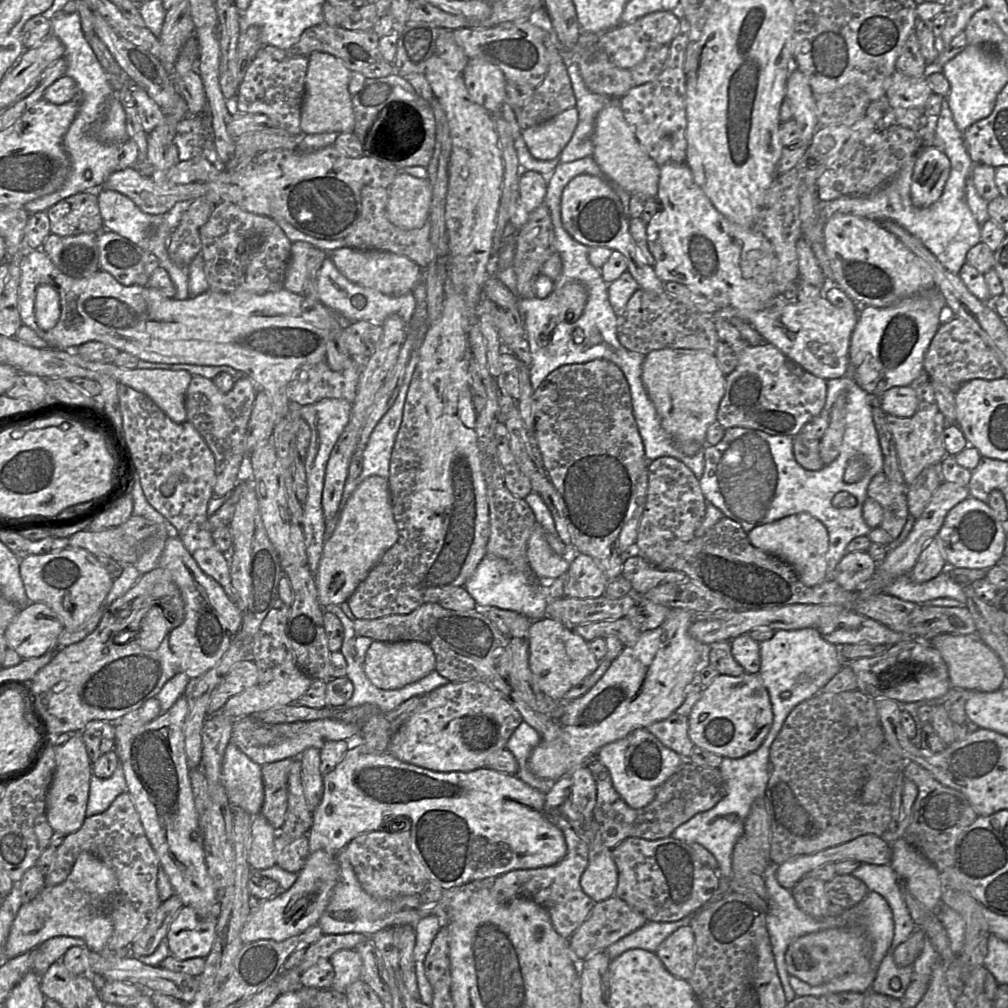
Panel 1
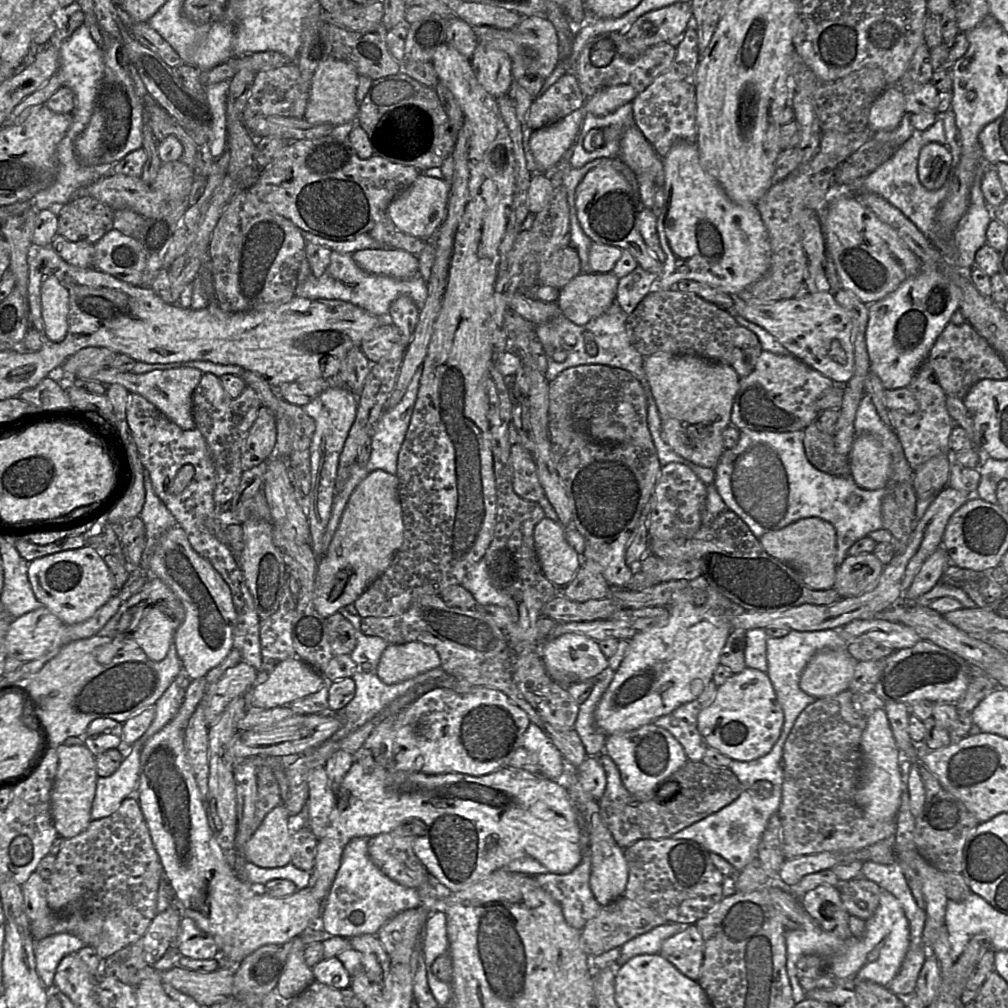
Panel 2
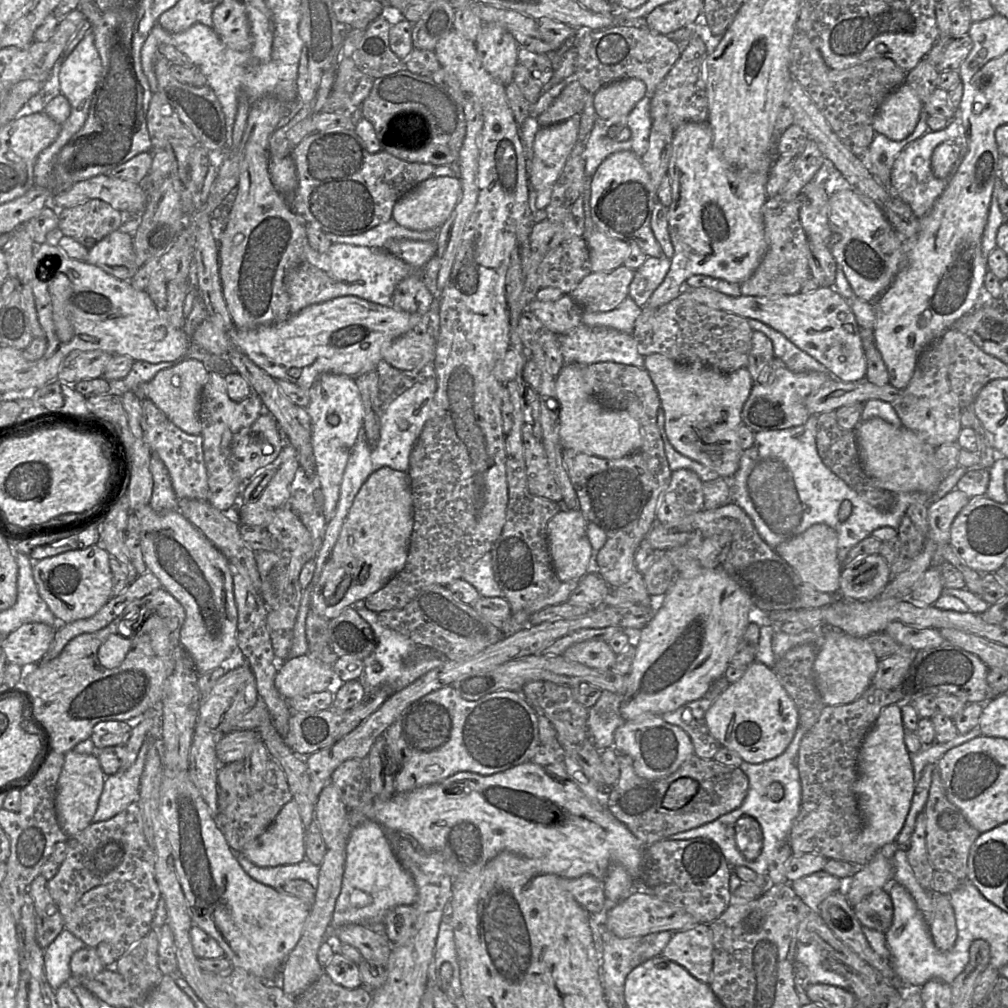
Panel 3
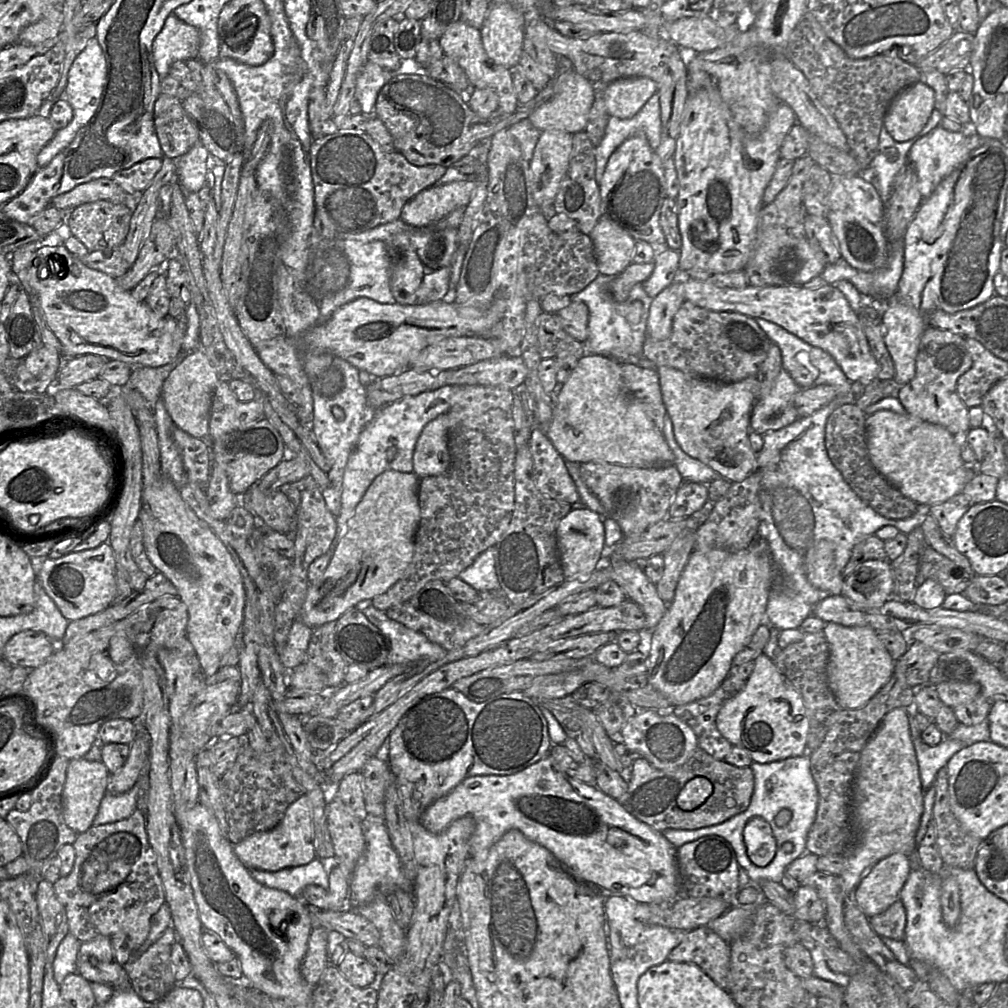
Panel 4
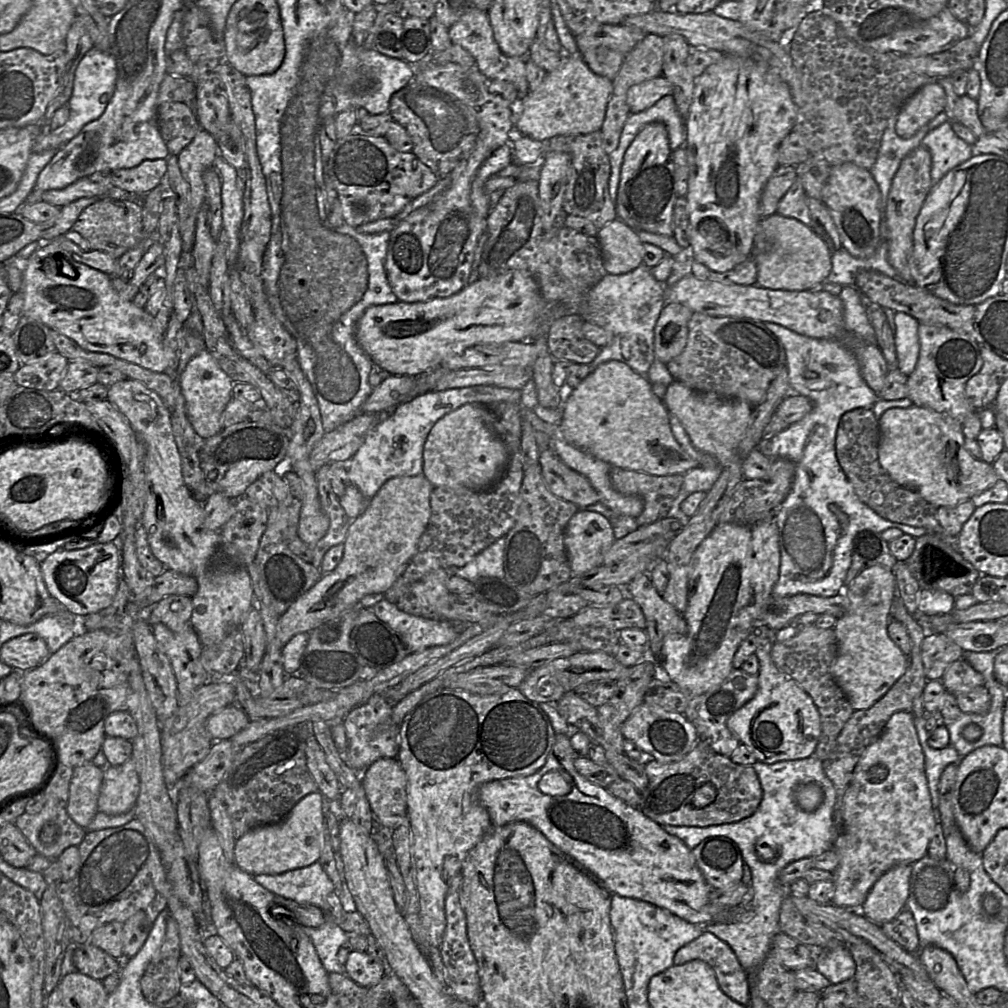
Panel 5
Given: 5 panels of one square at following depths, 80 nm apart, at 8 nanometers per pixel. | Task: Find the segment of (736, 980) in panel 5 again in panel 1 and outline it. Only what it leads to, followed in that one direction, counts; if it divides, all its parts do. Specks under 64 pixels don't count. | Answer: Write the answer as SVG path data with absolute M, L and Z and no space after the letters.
M682 926L661 942L655 951L666 969L688 980L695 967L695 936L691 926Z

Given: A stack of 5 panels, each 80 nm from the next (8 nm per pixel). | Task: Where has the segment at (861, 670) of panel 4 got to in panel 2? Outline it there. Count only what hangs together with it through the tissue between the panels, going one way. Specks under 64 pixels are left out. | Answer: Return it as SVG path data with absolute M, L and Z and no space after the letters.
M823 649L806 666L799 687L815 699L849 690L858 662L847 649Z

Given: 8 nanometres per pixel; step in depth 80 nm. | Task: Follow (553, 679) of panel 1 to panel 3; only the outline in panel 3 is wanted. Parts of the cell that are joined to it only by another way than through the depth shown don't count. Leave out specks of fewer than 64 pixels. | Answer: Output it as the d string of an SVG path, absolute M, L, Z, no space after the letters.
M588 640L570 646L563 656L590 668L607 670L612 669L617 654L606 641Z

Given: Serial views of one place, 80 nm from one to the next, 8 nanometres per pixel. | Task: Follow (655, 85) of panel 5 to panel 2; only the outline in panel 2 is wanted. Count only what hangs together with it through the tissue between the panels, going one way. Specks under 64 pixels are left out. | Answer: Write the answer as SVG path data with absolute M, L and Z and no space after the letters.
M629 84L611 86L589 97L584 106L588 112L596 116L604 116L631 103L637 94L635 88Z

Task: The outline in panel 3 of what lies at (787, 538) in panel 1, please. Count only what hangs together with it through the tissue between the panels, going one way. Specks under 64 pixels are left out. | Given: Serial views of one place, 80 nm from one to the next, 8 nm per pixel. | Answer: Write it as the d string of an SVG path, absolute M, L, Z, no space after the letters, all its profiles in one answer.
M818 523L812 525L800 535L779 544L774 550L798 574L801 580L820 592L838 594L840 588L840 575L842 563L837 558L838 536L830 526Z

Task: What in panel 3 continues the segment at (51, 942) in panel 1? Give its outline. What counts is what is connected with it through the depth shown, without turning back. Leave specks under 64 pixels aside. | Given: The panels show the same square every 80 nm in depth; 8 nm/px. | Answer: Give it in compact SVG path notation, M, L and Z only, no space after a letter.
M63 929L54 941L43 950L44 972L47 982L56 991L72 977L70 959L85 944Z

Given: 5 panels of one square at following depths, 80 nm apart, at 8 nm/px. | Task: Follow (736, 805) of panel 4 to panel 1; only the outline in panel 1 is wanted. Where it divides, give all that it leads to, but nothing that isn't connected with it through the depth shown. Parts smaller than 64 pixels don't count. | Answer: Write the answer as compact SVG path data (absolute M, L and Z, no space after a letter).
M596 756L585 765L591 771L597 786L594 819L604 844L610 849L631 837L647 840L669 837L678 826L696 814L710 810L727 794L719 767L701 766L687 761L657 790L648 805L632 808L615 790L609 771Z

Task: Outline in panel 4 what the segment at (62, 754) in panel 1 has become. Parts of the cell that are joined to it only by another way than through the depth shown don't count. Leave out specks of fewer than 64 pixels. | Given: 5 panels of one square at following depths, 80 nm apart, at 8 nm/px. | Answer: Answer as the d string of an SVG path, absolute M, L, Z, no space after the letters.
M73 759L69 761L62 792L63 816L65 823L77 834L86 832L98 813L101 801L107 792L109 772L101 761Z

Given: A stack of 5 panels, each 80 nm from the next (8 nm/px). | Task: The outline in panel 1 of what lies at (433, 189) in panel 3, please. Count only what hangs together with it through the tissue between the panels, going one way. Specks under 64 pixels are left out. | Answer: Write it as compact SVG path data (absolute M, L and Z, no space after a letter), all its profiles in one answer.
M398 174L389 187L386 212L395 226L411 230L429 220L432 186L427 178Z

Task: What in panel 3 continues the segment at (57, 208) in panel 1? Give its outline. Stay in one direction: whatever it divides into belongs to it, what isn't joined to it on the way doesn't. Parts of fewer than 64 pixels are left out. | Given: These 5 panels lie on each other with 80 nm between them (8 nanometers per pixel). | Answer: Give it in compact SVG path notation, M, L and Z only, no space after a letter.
M99 199L58 211L61 233L89 250L125 223L124 213Z

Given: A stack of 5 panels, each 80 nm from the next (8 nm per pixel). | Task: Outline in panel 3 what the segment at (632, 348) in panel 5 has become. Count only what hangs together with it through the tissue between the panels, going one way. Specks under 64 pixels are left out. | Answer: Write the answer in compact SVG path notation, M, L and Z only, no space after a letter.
M631 298L607 312L583 313L583 323L589 327L606 327L632 334L635 321L642 312Z

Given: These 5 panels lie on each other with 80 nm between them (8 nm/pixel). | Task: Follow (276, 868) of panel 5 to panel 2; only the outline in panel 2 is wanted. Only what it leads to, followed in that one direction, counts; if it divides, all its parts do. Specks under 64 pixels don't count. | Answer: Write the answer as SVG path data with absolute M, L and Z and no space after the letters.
M279 805L264 818L246 843L244 856L262 868L291 864L293 836L289 828L289 812L284 805Z

